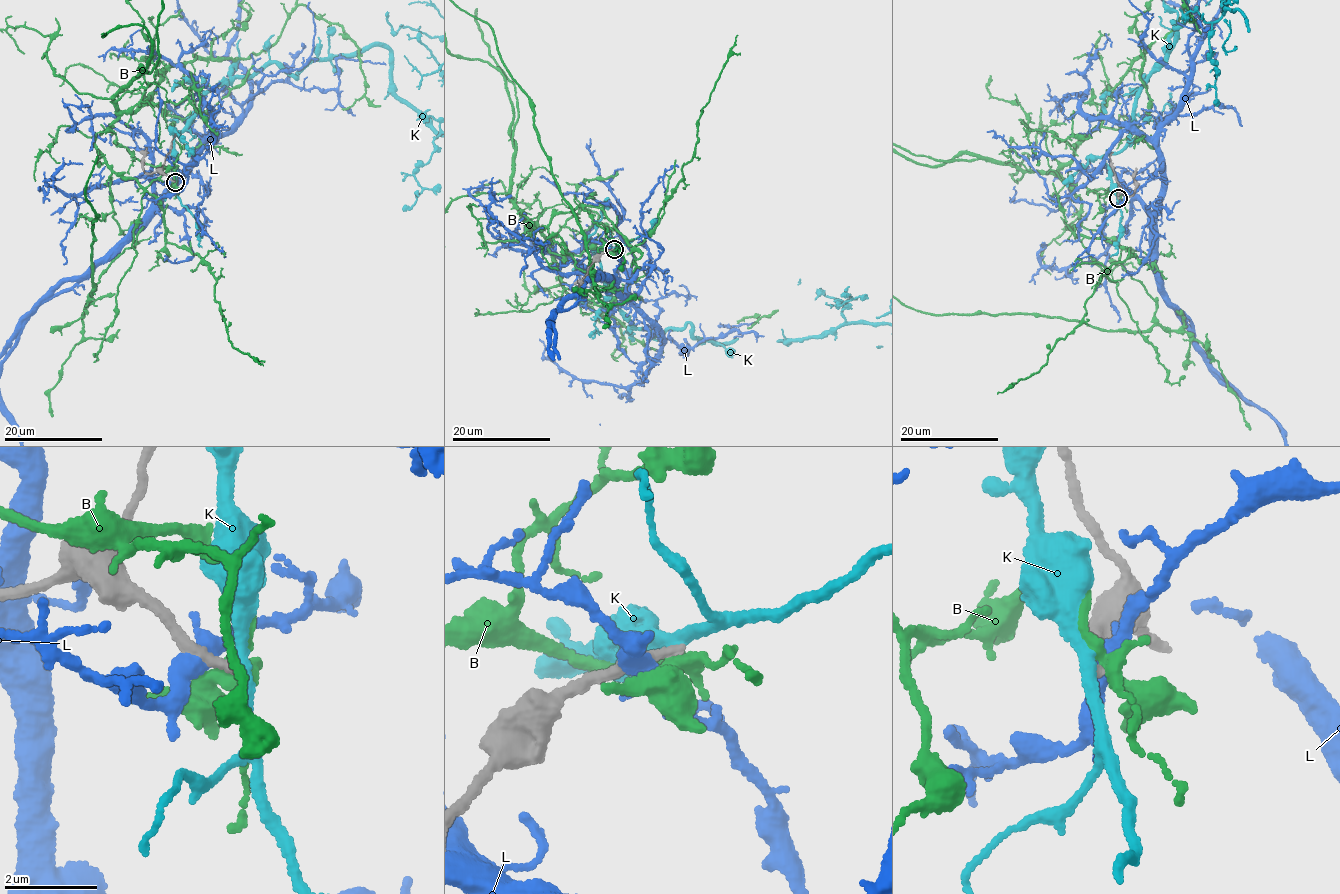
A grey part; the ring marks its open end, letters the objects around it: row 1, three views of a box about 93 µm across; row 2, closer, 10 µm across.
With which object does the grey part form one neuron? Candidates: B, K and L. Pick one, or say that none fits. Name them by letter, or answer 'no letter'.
no letter

